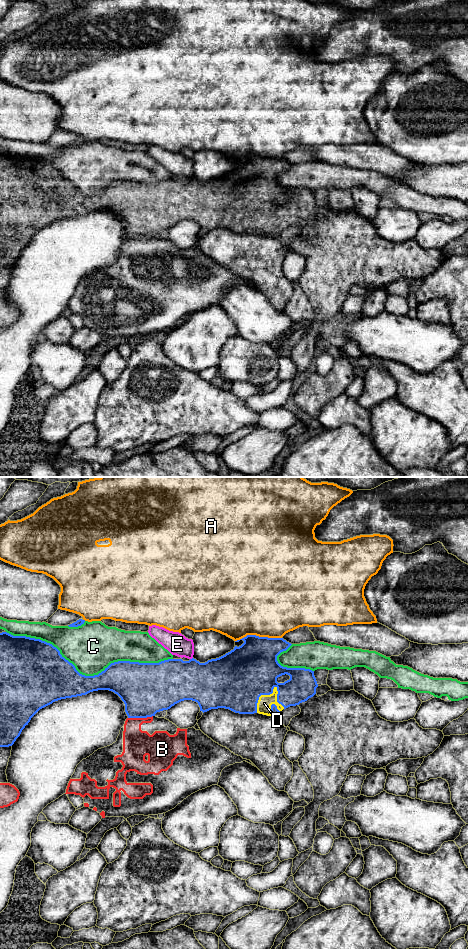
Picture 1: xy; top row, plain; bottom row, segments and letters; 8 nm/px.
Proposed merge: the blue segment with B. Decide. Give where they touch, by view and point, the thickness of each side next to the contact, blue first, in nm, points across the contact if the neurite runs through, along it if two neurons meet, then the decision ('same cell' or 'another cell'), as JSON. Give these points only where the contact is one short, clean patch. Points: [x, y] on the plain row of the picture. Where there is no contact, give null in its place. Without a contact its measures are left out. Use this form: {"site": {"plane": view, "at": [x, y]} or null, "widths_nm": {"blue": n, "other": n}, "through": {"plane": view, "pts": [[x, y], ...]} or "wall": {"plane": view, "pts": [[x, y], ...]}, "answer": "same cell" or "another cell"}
{"site": {"plane": "xy", "at": [140, 237]}, "widths_nm": {"blue": 420, "other": 220}, "wall": {"plane": "xy", "pts": [[152, 235], [128, 238]]}, "answer": "another cell"}

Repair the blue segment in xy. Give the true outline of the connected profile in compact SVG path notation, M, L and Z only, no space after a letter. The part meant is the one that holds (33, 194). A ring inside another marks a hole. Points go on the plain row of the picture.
M2 152L0 153L0 267L12 266L40 229L61 219L82 216L98 210L109 210L117 214L125 224L128 238L152 237L157 232L168 230L184 220L197 222L203 233L211 229L225 228L239 234L259 233L276 236L283 229L299 225L316 214L318 204L314 191L283 187L277 181L277 176L286 171L292 165L291 163L283 158L256 155L247 155L240 160L244 161L241 166L235 166L225 175L205 183L200 183L194 178L189 181L168 179L159 183L118 181L111 183L98 195L85 196L80 194L52 164L40 159L13 156ZM285 194L289 195L290 199L284 203L278 203L277 198Z

